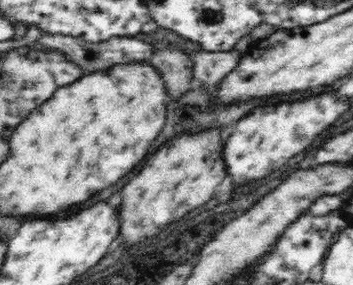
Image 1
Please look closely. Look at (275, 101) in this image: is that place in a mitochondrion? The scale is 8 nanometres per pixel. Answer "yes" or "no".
no

